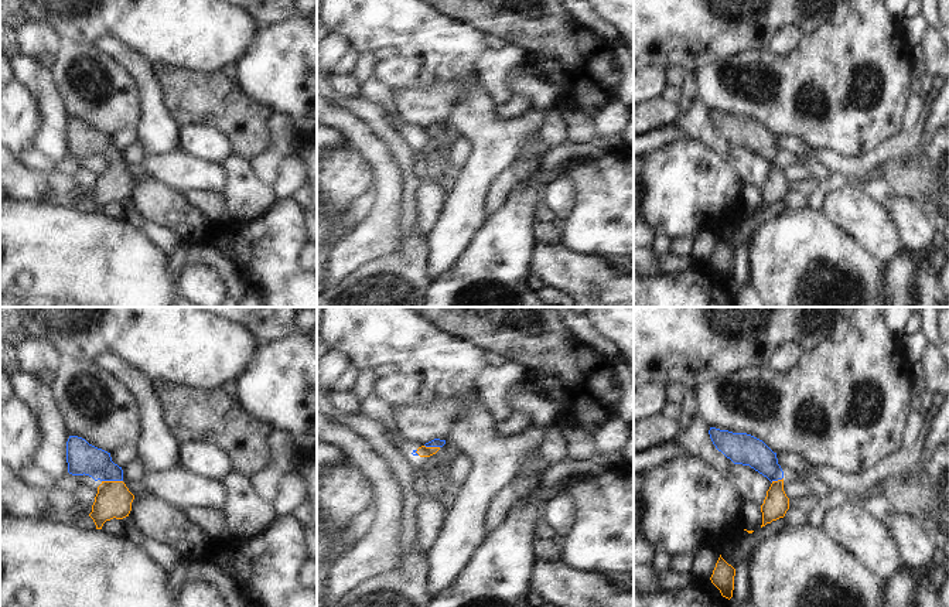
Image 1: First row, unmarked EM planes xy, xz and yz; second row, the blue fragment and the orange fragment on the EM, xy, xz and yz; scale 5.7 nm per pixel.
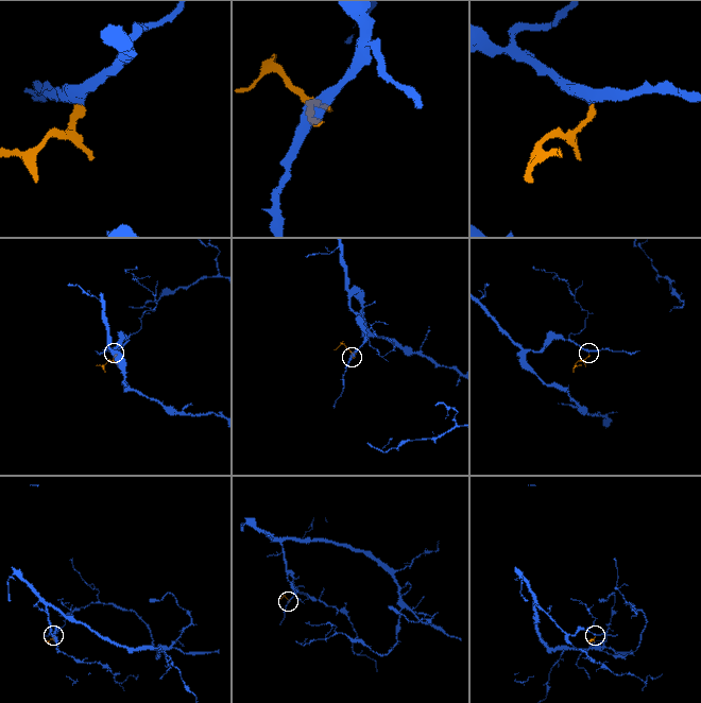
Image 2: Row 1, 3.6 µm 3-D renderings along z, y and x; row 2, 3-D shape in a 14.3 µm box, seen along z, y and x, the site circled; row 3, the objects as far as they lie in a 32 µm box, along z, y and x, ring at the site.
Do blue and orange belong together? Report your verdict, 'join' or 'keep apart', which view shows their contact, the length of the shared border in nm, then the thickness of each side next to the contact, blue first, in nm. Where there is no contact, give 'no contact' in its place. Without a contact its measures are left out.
join | xy | 120 nm | 180/200 nm

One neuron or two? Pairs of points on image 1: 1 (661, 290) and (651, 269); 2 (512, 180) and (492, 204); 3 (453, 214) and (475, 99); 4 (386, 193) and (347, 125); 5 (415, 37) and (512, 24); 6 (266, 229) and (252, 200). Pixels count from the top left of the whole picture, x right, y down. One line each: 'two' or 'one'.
1: two
2: one
3: one
4: one
5: two
6: two

